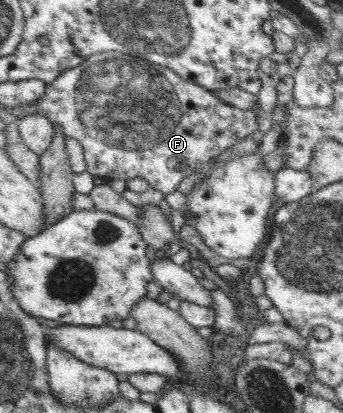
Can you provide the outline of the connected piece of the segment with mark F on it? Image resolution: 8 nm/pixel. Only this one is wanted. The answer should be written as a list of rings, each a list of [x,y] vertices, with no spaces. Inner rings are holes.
[[[119,51],[92,54],[79,66],[61,71],[53,82],[46,83],[45,92],[35,104],[37,113],[57,123],[66,137],[81,143],[86,171],[93,177],[125,182],[143,178],[165,196],[176,192],[184,178],[211,164],[221,152],[258,130],[253,110],[231,106],[170,68]]]

